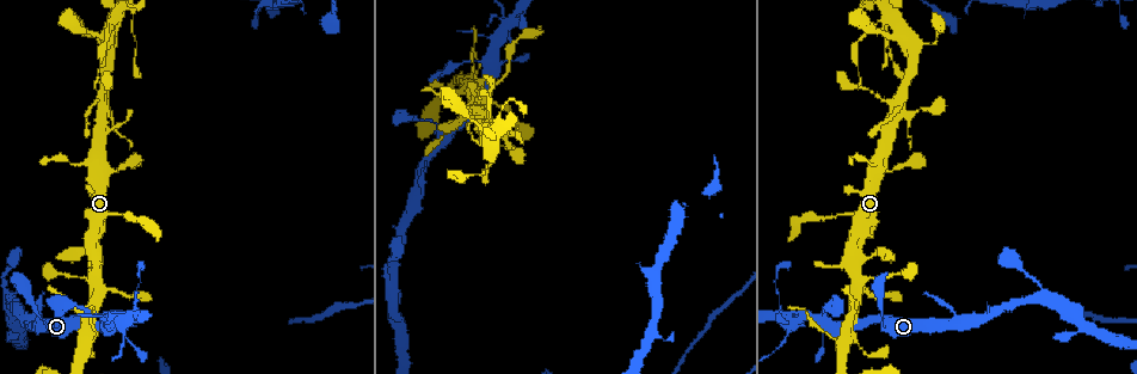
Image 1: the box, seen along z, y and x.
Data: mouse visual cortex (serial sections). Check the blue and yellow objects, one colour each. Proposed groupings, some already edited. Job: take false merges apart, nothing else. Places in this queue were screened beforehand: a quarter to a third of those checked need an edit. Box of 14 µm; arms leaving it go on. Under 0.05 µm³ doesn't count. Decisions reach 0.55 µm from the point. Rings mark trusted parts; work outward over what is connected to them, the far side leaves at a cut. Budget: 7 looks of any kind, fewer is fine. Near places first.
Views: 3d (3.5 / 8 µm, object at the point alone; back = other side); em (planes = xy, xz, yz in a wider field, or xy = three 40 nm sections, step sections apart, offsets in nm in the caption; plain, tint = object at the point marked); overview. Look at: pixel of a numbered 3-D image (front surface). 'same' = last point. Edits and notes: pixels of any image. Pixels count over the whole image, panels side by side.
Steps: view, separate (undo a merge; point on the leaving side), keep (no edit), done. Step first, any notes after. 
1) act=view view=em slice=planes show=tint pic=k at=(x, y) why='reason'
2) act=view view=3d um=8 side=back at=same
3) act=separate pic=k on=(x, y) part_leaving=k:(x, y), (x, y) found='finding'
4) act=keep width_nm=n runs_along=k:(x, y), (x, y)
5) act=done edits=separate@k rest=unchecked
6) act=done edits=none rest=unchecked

act=view view=3d um=3.5 side=back pic=1 at=(78, 306)

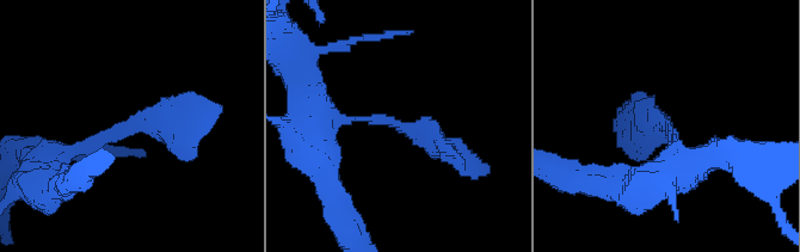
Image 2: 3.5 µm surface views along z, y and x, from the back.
act=view view=em slice=xy step=5 show=tint pic=2 at=(664, 128) arm_widths_nm=150,300 why='shape alone is not enough'

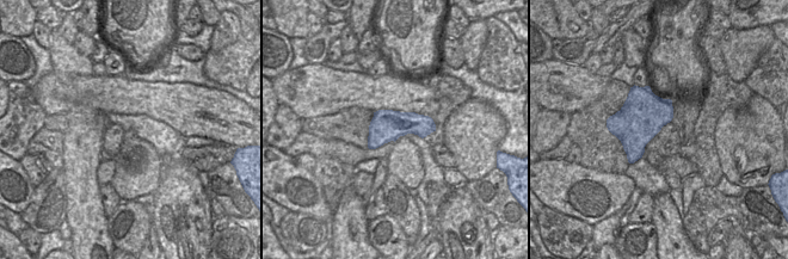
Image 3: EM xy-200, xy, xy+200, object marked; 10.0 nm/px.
act=keep found='continuous, no second cell'

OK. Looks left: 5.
act=view view=3d um=3.5 pic=1 at=(113, 212) why='calibre changes'

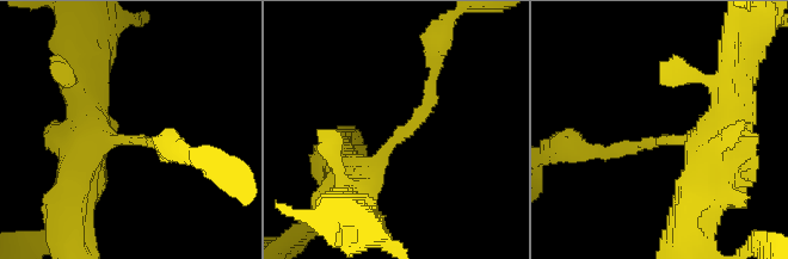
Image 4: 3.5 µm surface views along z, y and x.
act=view view=em slice=xy step=1 show=tint pic=4 at=(394, 138) arm_widths_nm=150,500 why='now the EM'

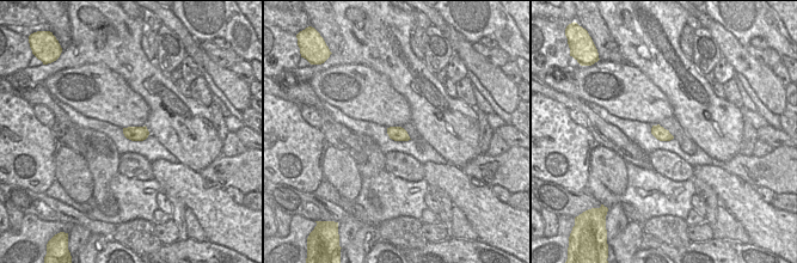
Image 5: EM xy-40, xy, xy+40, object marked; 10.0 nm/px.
act=keep runs_along=4:(356, 204), (352, 183), (425, 112), (432, 75) found='one cell here'

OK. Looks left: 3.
act=view view=3d um=3.5 pic=1 at=(110, 21) why='sharp bend'

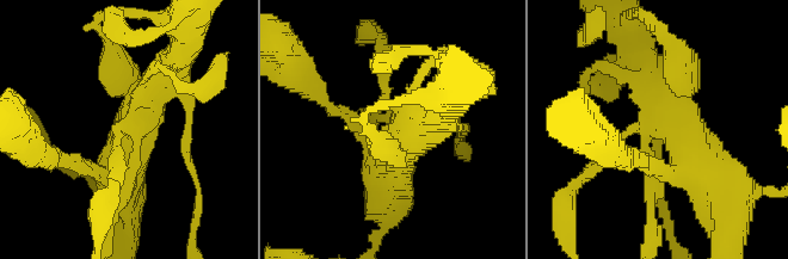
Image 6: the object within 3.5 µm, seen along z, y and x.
act=view view=em slice=xy step=2 show=tint pic=6 at=(397, 111)

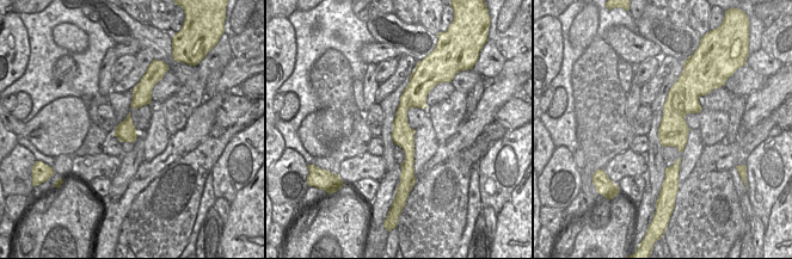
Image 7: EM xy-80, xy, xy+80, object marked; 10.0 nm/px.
act=view view=em slice=xy step=5 show=tint at=same why='another direction'

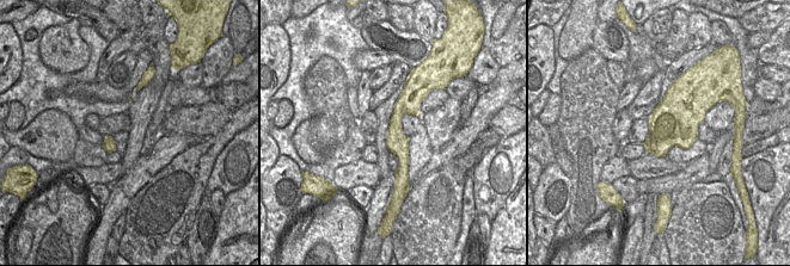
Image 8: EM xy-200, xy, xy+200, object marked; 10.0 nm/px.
act=separate pic=6 on=(591, 166) width_nm=220 found='two cells meet here'

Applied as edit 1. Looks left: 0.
act=done edits=separate@6 rest=unchecked

